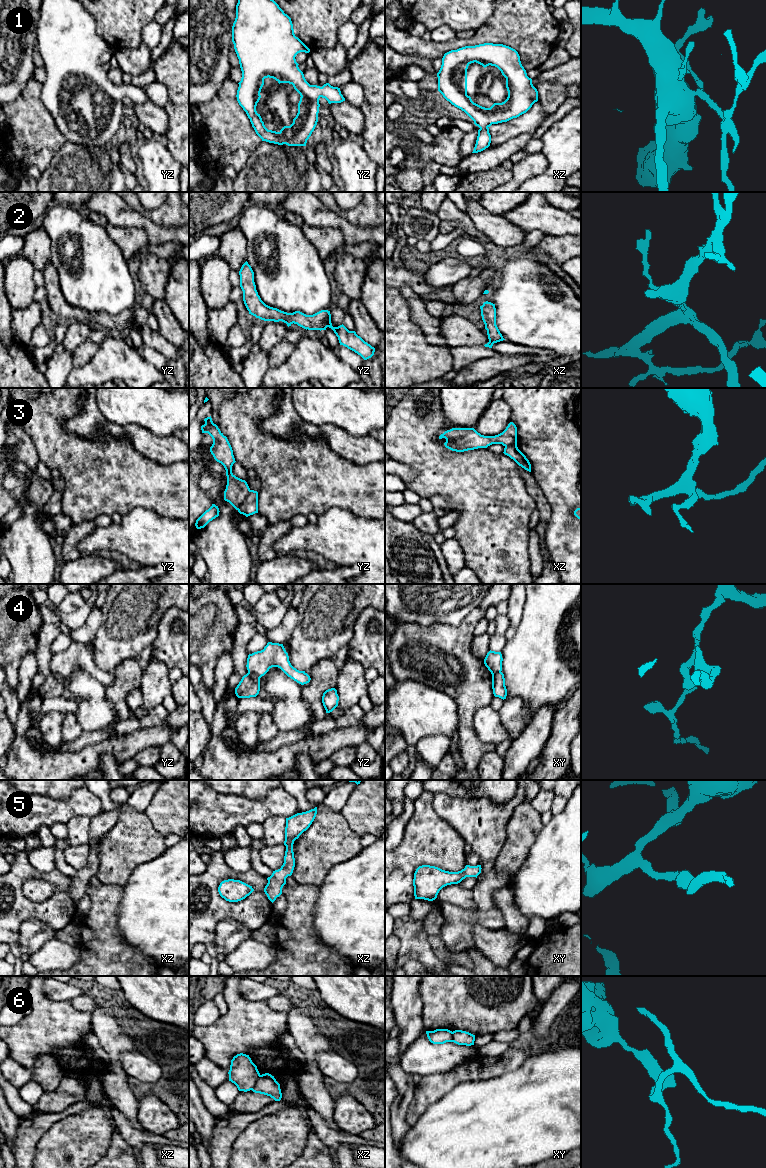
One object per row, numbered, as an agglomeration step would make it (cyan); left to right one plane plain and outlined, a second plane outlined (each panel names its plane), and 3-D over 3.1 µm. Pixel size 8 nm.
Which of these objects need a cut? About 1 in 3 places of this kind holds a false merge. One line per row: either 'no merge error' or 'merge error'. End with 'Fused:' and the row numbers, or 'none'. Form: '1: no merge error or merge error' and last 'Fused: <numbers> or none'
1: no merge error
2: no merge error
3: merge error
4: merge error
5: no merge error
6: merge error
Fused: 3, 4, 6

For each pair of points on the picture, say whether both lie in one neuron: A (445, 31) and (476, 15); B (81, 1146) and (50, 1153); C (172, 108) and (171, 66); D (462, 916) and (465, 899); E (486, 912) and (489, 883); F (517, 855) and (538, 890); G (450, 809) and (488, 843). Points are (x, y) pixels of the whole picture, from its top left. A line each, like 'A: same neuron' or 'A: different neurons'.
A: different neurons
B: same neuron
C: same neuron
D: different neurons
E: same neuron
F: different neurons
G: same neuron

